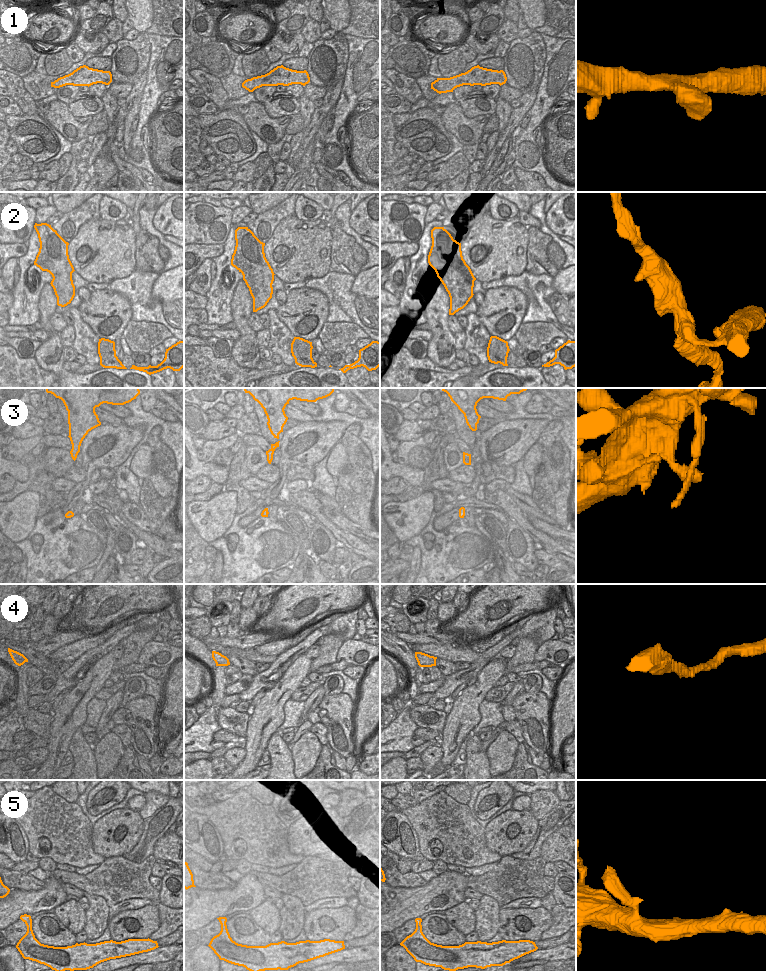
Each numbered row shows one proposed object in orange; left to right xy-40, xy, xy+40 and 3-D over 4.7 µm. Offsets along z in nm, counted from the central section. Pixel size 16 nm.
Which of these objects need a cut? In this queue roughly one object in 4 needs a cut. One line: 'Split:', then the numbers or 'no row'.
Split: 2

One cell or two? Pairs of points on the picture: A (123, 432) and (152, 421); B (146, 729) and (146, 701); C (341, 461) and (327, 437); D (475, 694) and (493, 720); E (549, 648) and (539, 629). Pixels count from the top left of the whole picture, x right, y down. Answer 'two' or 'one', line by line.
A: two
B: one
C: two
D: two
E: two

